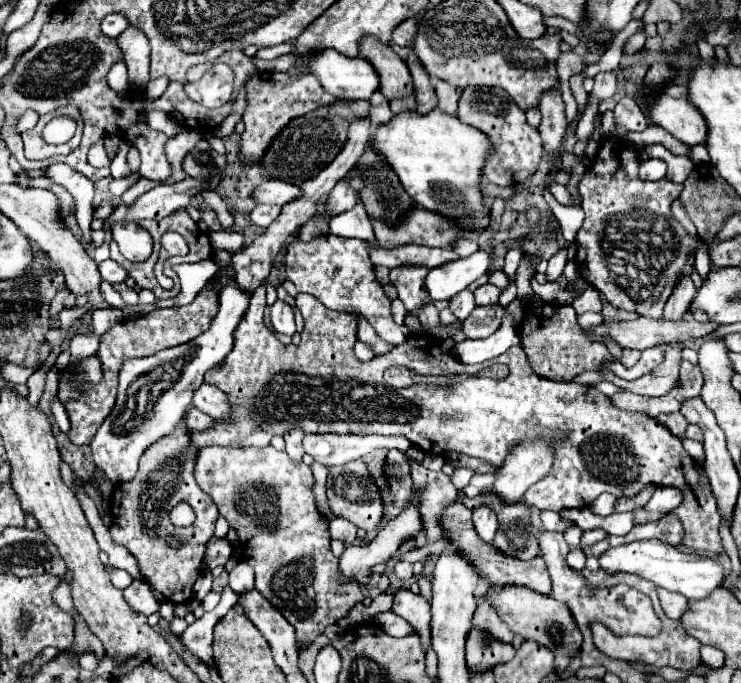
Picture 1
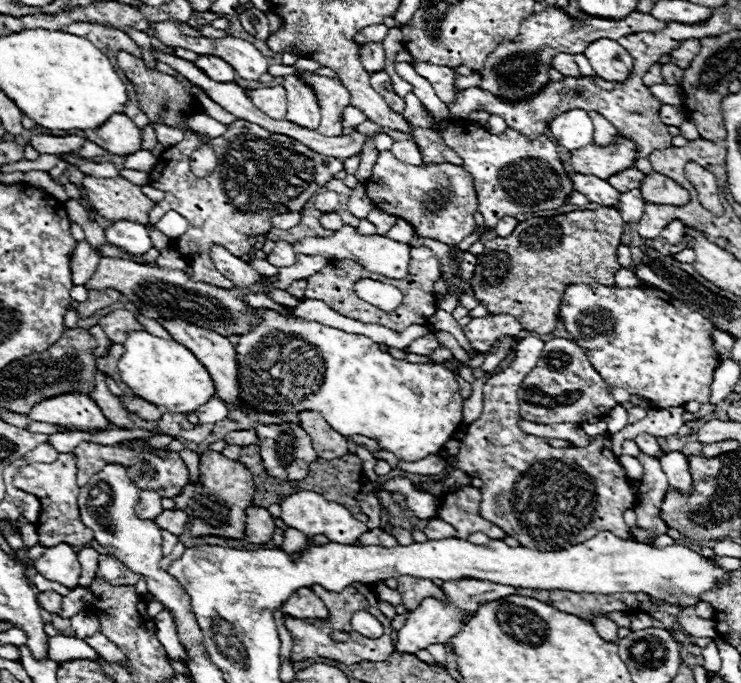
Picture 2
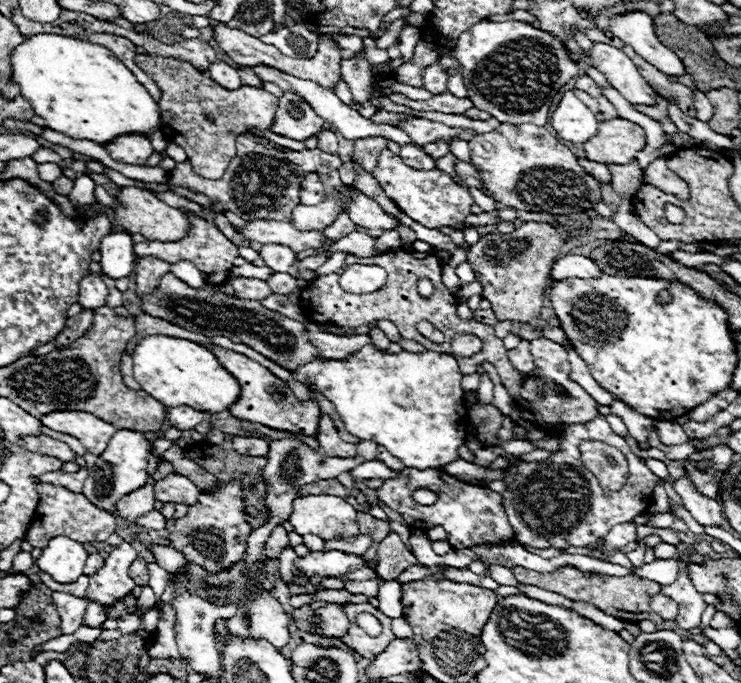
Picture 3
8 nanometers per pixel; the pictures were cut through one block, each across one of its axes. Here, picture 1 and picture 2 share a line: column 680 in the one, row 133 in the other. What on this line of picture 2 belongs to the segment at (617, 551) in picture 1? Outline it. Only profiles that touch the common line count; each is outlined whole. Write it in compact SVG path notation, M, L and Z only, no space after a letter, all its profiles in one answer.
M568 110L550 122L550 132L558 144L568 150L578 150L594 142L594 124L584 110Z

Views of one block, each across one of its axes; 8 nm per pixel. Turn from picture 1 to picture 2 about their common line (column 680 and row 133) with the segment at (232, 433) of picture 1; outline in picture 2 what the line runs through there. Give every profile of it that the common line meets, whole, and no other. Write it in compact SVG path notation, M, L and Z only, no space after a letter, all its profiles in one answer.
M452 120L448 130L442 132L442 138L446 146L464 160L464 170L474 180L478 212L484 216L484 224L488 228L494 228L504 216L560 208L566 204L570 192L574 192L572 180L562 166L556 144L544 134L530 140L514 128L506 128L504 134L496 136L480 126L464 126L462 120Z

